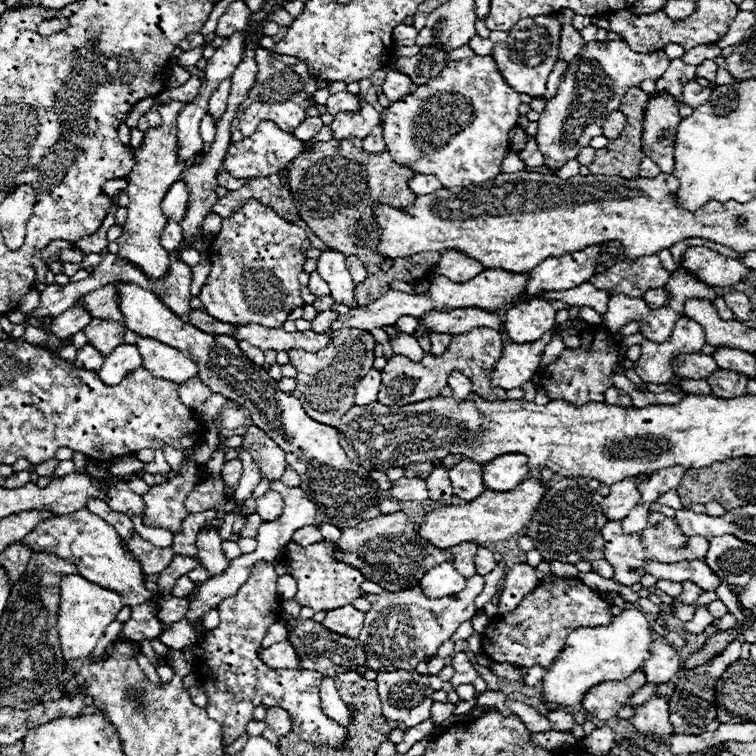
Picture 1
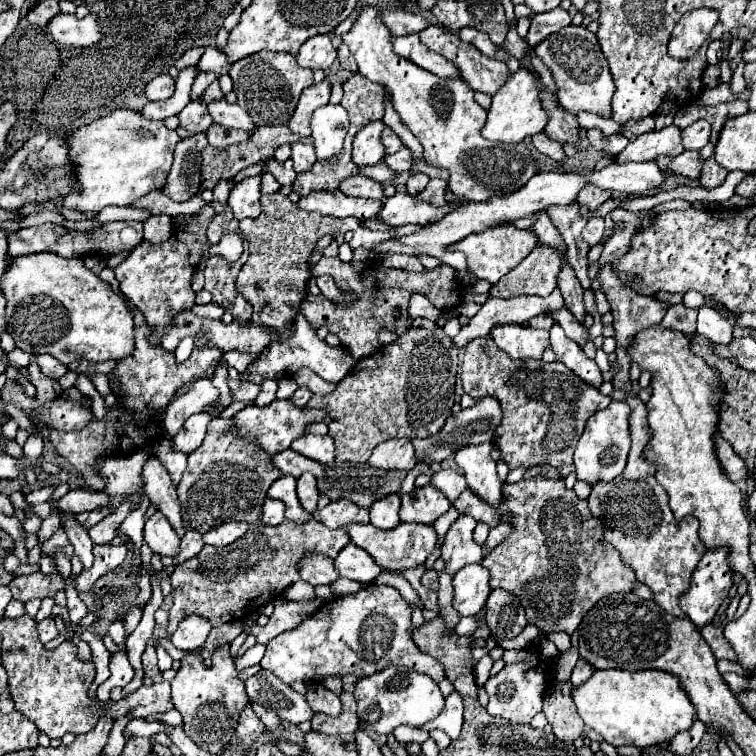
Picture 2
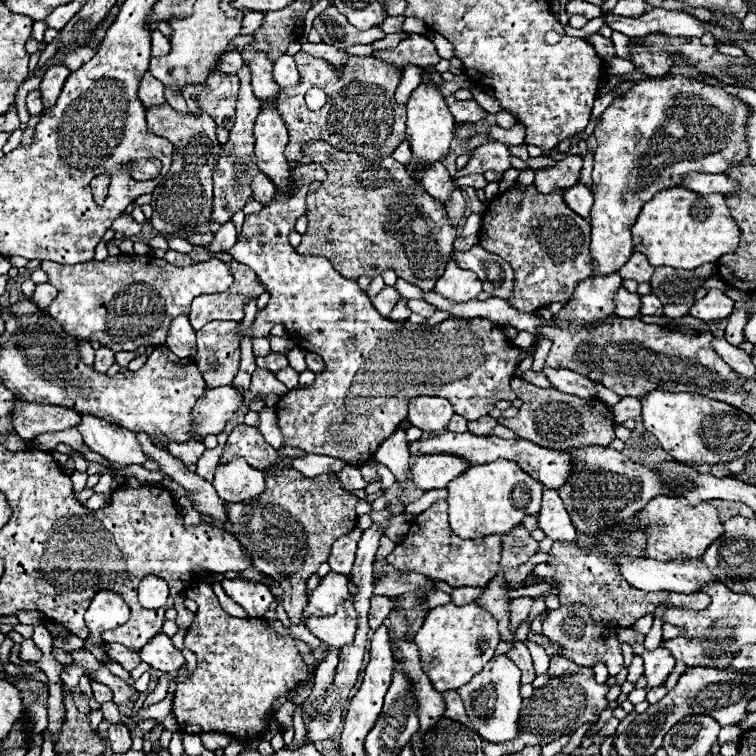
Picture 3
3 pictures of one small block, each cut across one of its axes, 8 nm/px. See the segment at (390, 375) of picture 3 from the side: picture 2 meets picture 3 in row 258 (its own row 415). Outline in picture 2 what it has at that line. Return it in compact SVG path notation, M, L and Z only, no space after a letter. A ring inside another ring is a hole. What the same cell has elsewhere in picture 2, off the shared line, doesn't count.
M274 400L268 406L256 406L256 404L248 404L244 410L240 410L238 414L234 414L234 424L236 424L236 434L246 436L246 438L254 438L262 444L262 448L268 454L278 454L280 450L290 448L292 440L300 438L302 434L306 434L308 424L314 422L322 422L326 418L324 410L316 410L316 408L298 408L292 404L292 400Z

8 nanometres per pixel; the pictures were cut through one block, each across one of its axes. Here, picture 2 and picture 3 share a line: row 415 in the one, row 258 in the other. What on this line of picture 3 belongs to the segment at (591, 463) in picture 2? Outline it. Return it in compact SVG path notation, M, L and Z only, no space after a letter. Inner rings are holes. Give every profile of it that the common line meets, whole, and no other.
M674 76L636 82L624 94L624 100L612 102L604 110L602 122L596 124L594 130L598 148L594 154L594 170L592 170L594 204L590 212L592 224L590 252L594 260L592 276L618 272L630 260L630 256L634 254L630 228L638 218L640 208L656 192L676 186L690 172L722 174L728 168L742 164L742 160L748 156L748 144L744 138L744 128L740 124L742 116L738 114L736 106L738 98L730 96L724 88L696 82L684 76Z

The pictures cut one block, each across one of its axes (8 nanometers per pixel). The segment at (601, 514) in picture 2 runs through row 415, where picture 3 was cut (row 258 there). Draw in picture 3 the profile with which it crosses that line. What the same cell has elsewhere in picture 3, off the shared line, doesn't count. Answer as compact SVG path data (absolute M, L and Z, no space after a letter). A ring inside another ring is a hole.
M634 252L630 256L630 260L620 268L618 272L624 280L636 280L636 282L648 282L654 274L654 266L648 264L648 260L640 254L640 252Z

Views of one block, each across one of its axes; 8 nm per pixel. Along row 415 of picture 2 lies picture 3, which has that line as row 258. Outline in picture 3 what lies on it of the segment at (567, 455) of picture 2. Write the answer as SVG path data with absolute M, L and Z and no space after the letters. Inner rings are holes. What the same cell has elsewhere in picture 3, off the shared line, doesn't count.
M530 184L502 192L488 204L482 216L480 246L502 256L514 268L516 286L510 304L520 312L534 312L552 302L566 302L572 288L594 270L590 258L590 224L562 222L562 212L564 216L570 214L562 202L562 190L542 196Z

